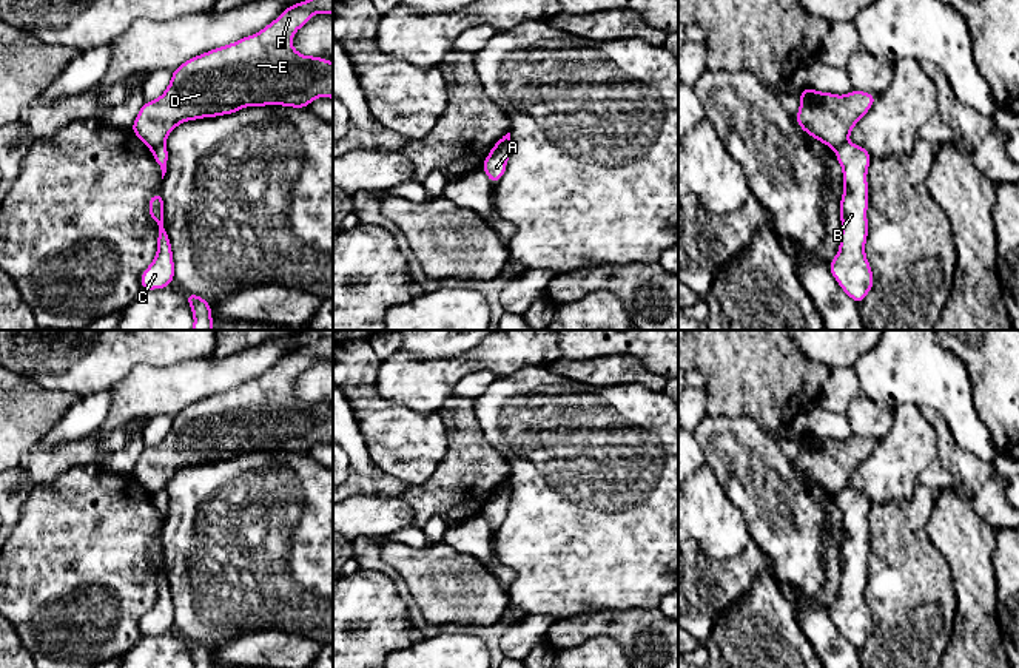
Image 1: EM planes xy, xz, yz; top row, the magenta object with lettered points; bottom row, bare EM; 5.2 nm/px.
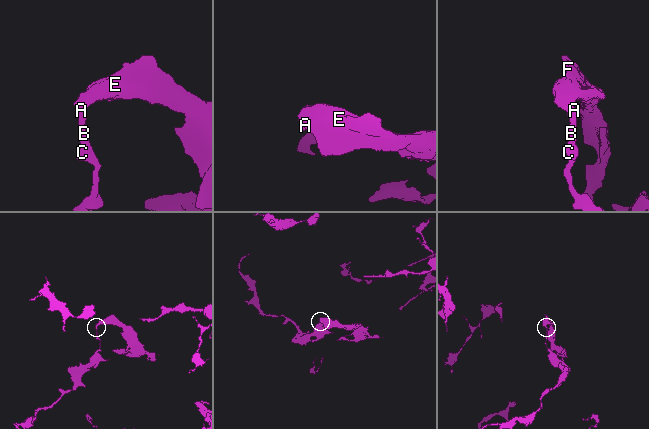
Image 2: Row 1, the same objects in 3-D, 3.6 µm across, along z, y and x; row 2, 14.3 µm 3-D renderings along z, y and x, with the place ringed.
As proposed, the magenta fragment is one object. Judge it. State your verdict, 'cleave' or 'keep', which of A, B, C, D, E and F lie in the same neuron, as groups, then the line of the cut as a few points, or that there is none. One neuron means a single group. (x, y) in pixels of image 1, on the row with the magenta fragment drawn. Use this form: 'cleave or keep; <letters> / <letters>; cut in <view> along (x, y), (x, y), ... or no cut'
cleave; A B C / D E F; cut in xz along (511, 145), (489, 155)

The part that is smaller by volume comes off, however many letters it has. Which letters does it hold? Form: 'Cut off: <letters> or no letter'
Cut off: D, E, F

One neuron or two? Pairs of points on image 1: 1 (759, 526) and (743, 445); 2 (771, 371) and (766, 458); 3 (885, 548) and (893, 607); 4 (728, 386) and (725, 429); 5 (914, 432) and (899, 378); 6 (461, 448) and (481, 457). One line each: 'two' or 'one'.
1: one
2: two
3: one
4: two
5: two
6: one

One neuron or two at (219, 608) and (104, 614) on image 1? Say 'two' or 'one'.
two

